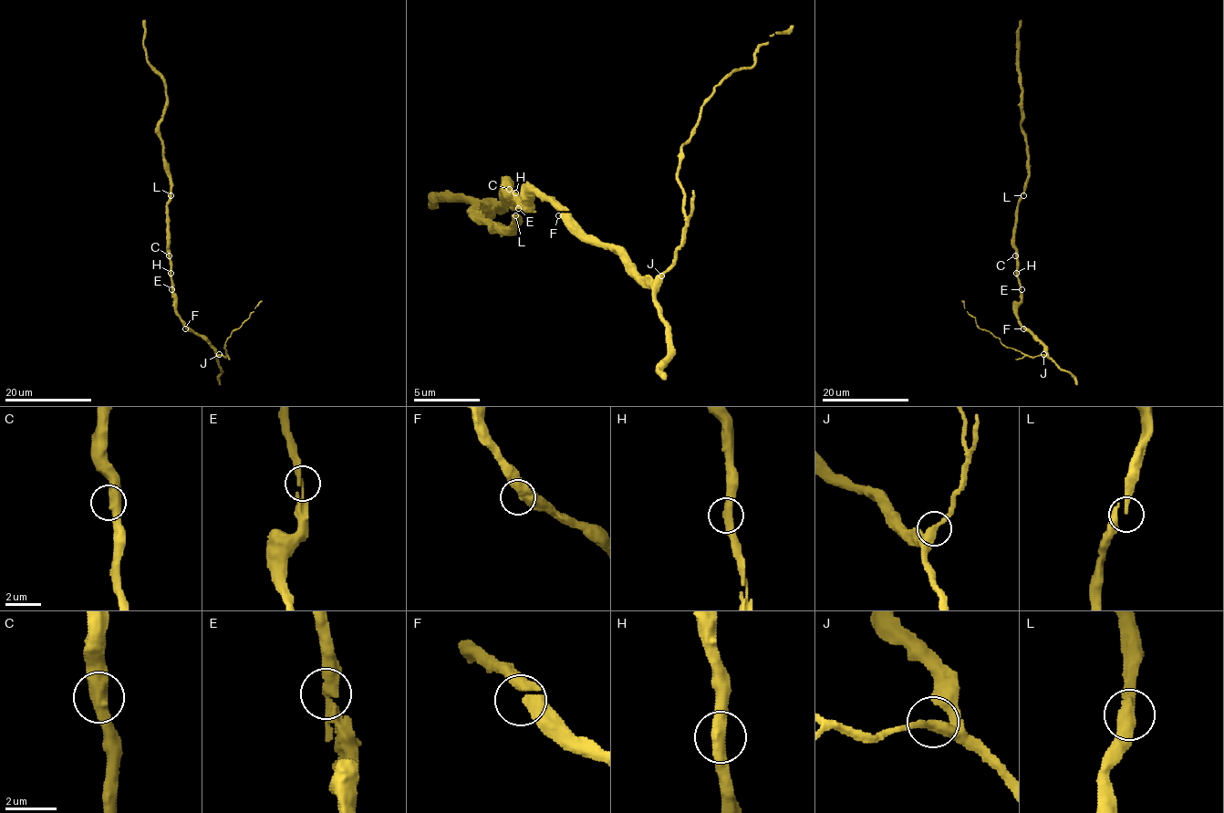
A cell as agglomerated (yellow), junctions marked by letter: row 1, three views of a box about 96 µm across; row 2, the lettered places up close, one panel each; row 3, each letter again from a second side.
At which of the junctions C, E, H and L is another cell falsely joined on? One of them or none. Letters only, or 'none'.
none

